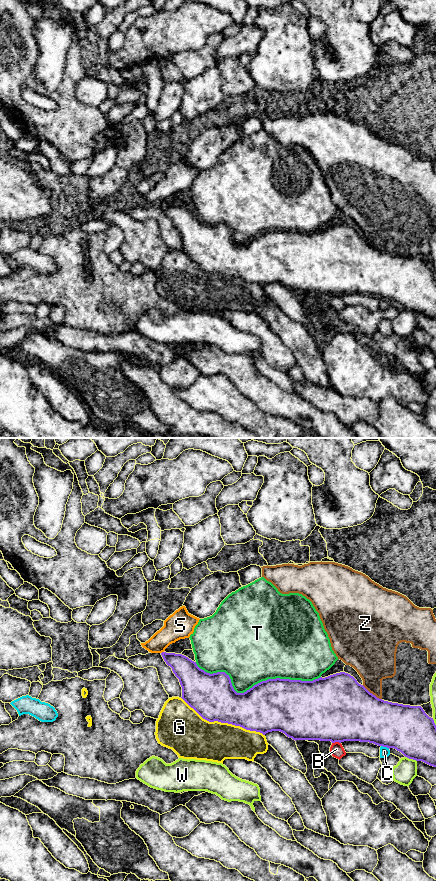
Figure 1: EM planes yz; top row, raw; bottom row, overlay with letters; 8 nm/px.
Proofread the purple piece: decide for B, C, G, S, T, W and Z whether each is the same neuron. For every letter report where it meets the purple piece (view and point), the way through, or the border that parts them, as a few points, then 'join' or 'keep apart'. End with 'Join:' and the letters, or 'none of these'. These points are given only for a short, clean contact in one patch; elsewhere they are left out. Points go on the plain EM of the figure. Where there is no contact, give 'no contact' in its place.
B: contact yz (336, 293); border yz (340, 294), (332, 295); keep apart
C: contact yz (385, 298); keep apart
G: contact yz (223, 274); keep apart
S: contact yz (162, 204); keep apart
T: contact yz (254, 237); keep apart
W: contact yz (411, 310); keep apart
Z: contact yz (371, 245); keep apart
Join: none of these

